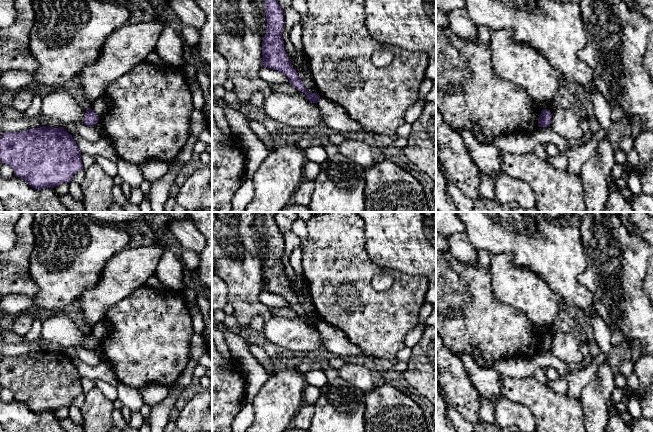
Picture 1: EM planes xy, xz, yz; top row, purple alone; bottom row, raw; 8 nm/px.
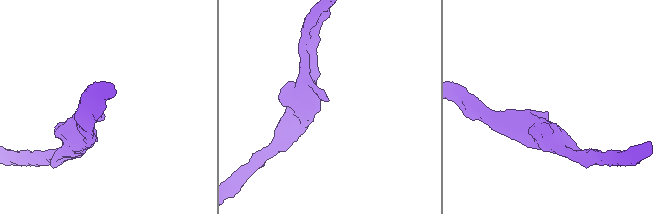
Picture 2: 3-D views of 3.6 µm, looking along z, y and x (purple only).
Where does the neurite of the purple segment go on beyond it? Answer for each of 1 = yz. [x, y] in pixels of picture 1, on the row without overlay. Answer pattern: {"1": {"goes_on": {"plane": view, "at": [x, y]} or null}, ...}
{"1": {"goes_on": null}}

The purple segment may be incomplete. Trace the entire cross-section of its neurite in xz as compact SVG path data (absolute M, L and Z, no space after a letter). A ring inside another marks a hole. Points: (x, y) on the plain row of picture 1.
M263 212L267 254L262 266L263 285L261 291L268 291L286 299L289 307L307 320L307 324L317 327L320 320L308 315L293 292L292 287L284 274L282 257L284 254L283 233L276 224L274 217L277 212Z

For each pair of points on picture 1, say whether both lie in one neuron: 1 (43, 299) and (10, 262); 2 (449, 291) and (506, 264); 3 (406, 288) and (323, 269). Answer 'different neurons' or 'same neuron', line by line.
1: different neurons
2: different neurons
3: same neuron

